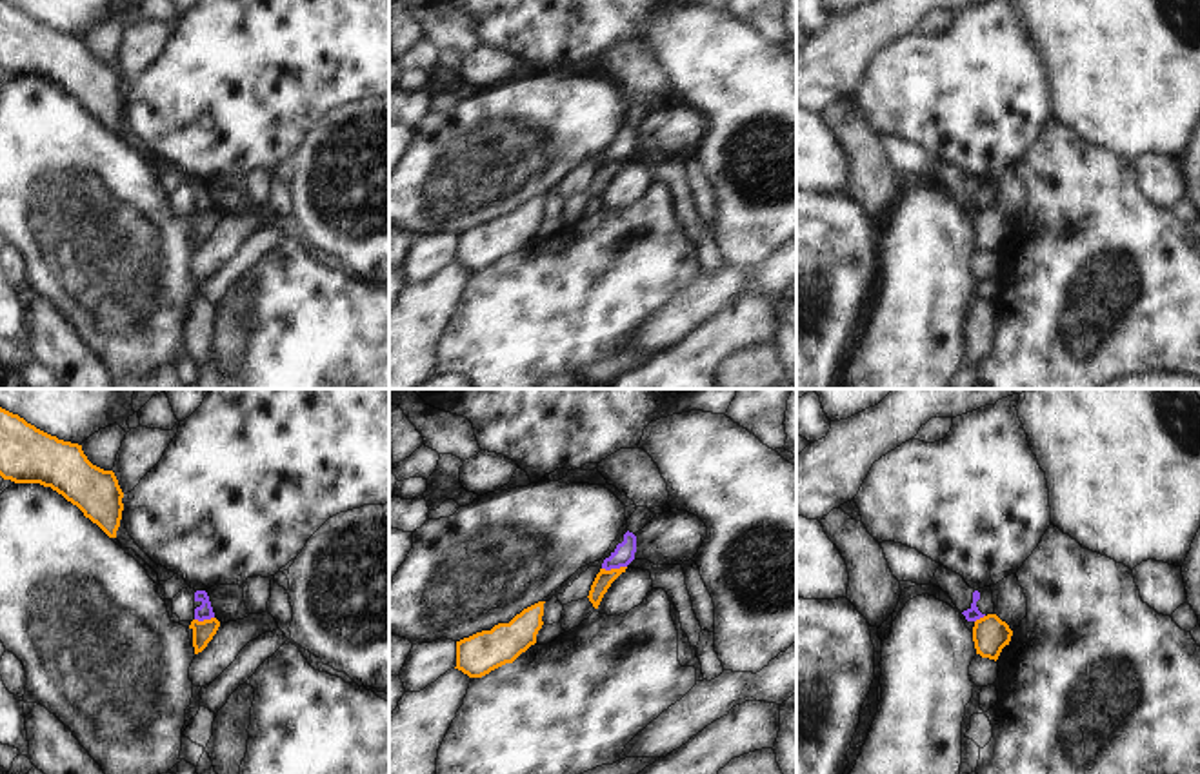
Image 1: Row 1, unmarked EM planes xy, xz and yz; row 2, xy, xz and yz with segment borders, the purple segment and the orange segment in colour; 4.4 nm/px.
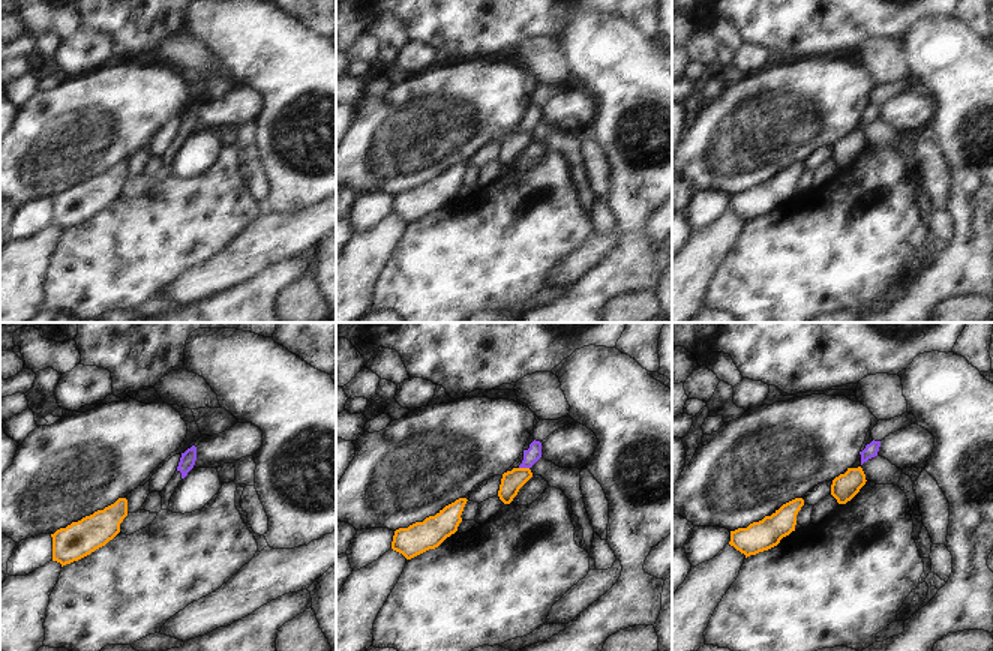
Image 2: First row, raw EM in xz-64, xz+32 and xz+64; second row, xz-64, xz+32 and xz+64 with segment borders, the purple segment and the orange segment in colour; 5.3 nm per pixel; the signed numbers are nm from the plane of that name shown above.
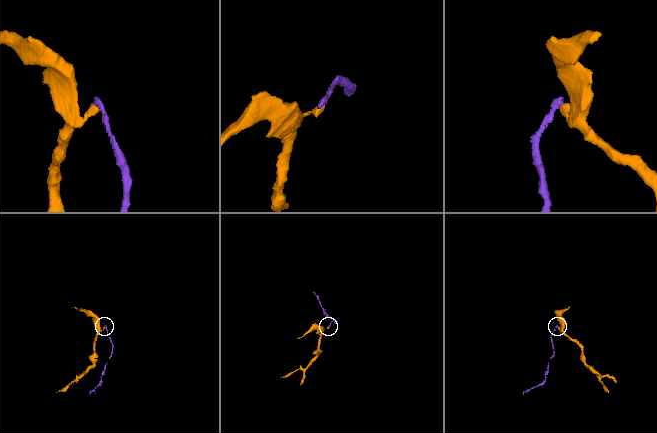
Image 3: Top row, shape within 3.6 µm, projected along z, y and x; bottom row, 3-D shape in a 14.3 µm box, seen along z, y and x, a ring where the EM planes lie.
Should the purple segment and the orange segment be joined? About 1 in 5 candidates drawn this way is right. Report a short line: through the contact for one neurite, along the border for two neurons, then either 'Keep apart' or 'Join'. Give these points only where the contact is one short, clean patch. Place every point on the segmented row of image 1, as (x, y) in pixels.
Line: xz (626, 565), (602, 569). Keep apart

